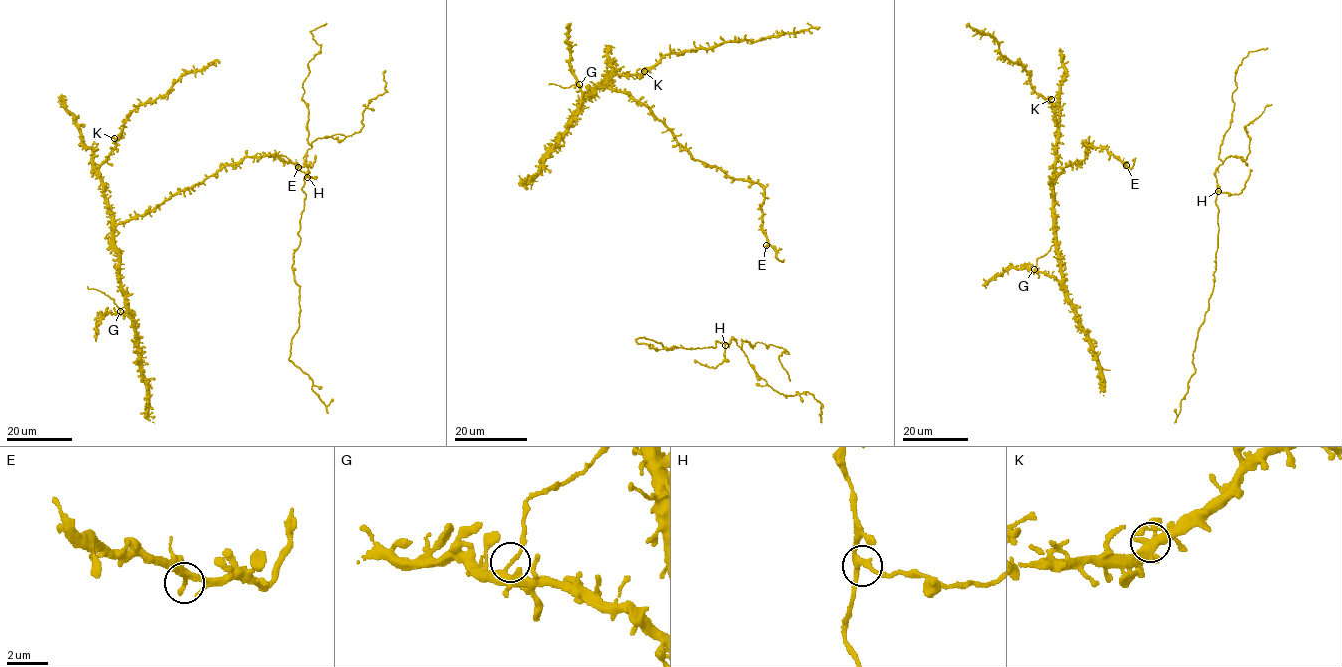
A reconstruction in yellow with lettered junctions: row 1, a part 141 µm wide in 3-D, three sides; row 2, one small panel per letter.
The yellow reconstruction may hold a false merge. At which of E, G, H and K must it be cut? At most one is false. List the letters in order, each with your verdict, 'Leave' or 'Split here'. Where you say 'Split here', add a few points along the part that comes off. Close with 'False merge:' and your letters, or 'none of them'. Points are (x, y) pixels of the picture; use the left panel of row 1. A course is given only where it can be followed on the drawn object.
E: Leave
G: Split here. Course of the part to remove: (120, 310), (108, 295), (87, 286)
H: Leave
K: Leave
False merge: G

